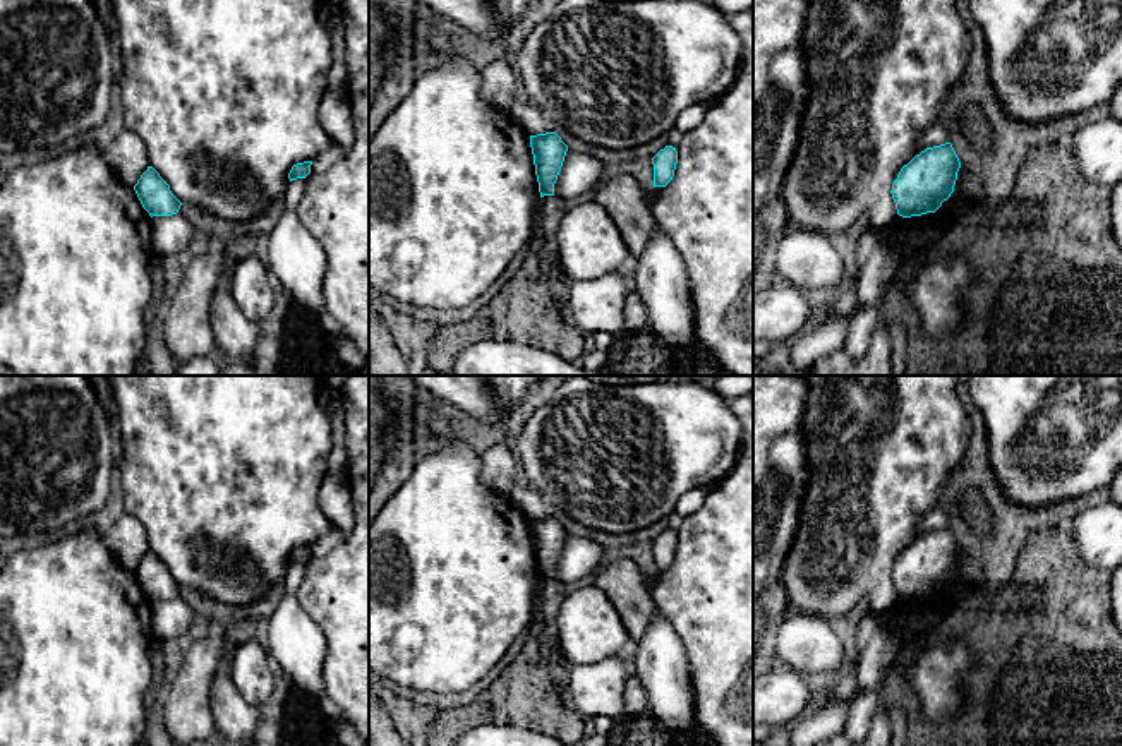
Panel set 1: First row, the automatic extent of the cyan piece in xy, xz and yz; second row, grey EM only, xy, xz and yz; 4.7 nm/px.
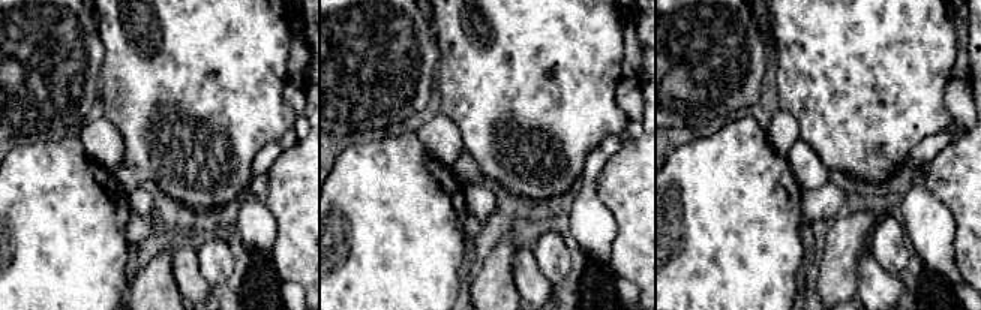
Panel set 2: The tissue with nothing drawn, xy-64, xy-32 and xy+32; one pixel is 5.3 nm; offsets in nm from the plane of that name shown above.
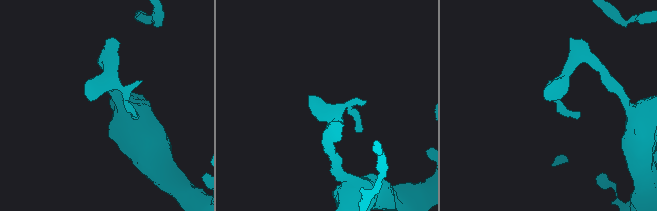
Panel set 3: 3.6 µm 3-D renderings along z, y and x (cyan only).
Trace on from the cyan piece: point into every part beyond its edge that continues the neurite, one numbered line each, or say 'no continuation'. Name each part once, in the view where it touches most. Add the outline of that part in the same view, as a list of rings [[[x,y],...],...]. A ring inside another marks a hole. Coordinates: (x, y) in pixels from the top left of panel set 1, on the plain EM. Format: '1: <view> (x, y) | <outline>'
no continuation

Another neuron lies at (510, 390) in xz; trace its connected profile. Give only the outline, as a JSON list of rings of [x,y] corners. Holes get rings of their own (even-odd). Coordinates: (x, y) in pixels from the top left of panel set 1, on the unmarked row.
[[[482,376],[494,389],[501,412],[510,417],[525,403],[530,386],[544,382],[546,376]]]

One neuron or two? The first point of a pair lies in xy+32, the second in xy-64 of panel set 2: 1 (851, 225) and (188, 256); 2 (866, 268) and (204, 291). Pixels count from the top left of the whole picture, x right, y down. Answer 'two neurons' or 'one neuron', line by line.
1: two neurons
2: one neuron

